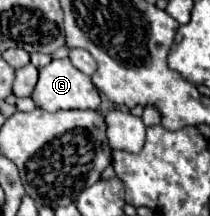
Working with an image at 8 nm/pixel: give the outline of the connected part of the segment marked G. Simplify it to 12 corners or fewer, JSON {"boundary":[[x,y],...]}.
{"boundary":[[70,59],[40,69],[44,111],[100,109],[98,89]]}

